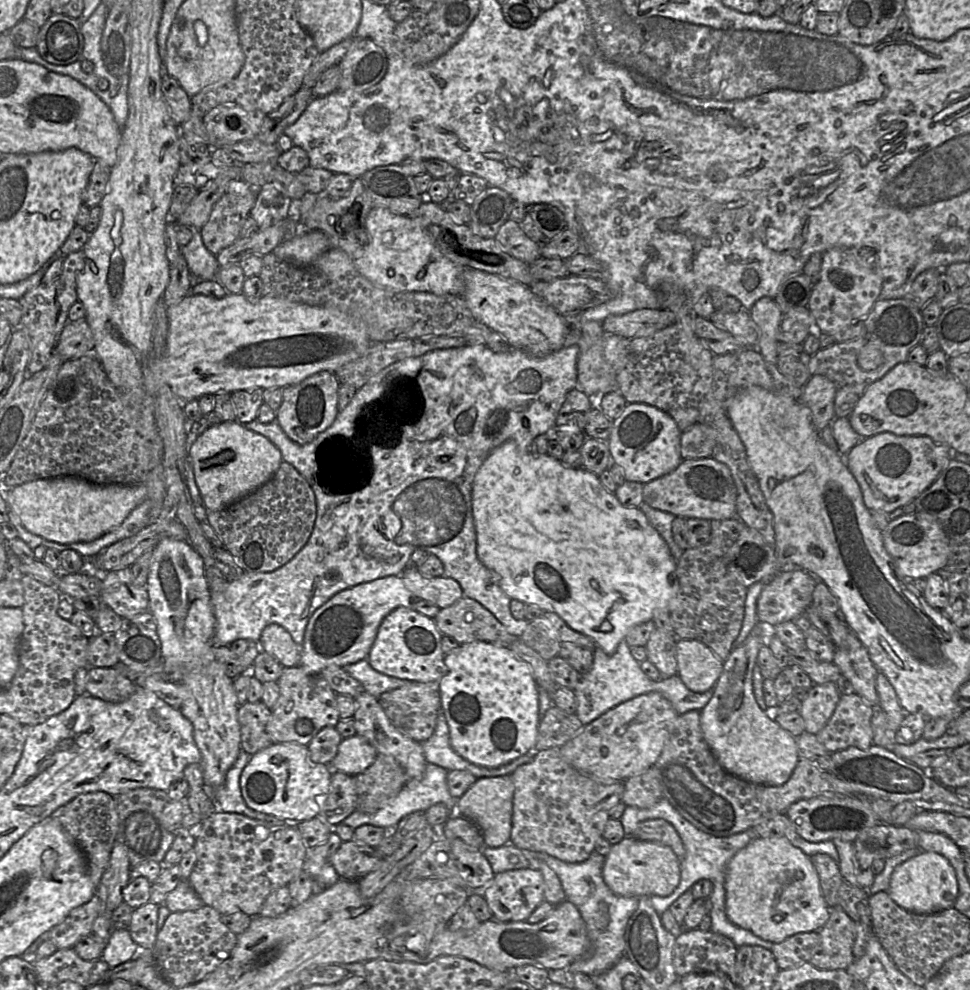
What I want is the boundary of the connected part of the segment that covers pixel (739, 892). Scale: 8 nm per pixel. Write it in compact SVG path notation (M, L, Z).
M758 836L730 859L725 877L725 911L733 924L772 943L798 933L819 931L830 916L810 856L782 837Z

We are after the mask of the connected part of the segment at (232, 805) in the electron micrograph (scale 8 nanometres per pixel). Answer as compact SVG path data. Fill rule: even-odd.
M241 746L236 762L227 773L225 783L214 791L214 801L218 811L239 813L253 819L257 817L264 819L265 813L250 808L241 792L241 774L252 756Z

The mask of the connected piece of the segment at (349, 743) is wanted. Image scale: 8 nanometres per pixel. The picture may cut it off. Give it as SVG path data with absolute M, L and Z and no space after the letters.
M355 734L342 738L330 767L333 771L356 776L375 761L377 754L378 752L372 744L364 737Z

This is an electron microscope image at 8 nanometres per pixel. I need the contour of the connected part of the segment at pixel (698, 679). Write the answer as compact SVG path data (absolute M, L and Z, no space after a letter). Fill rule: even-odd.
M694 639L677 641L678 675L692 691L703 693L714 688L724 662L703 642Z

